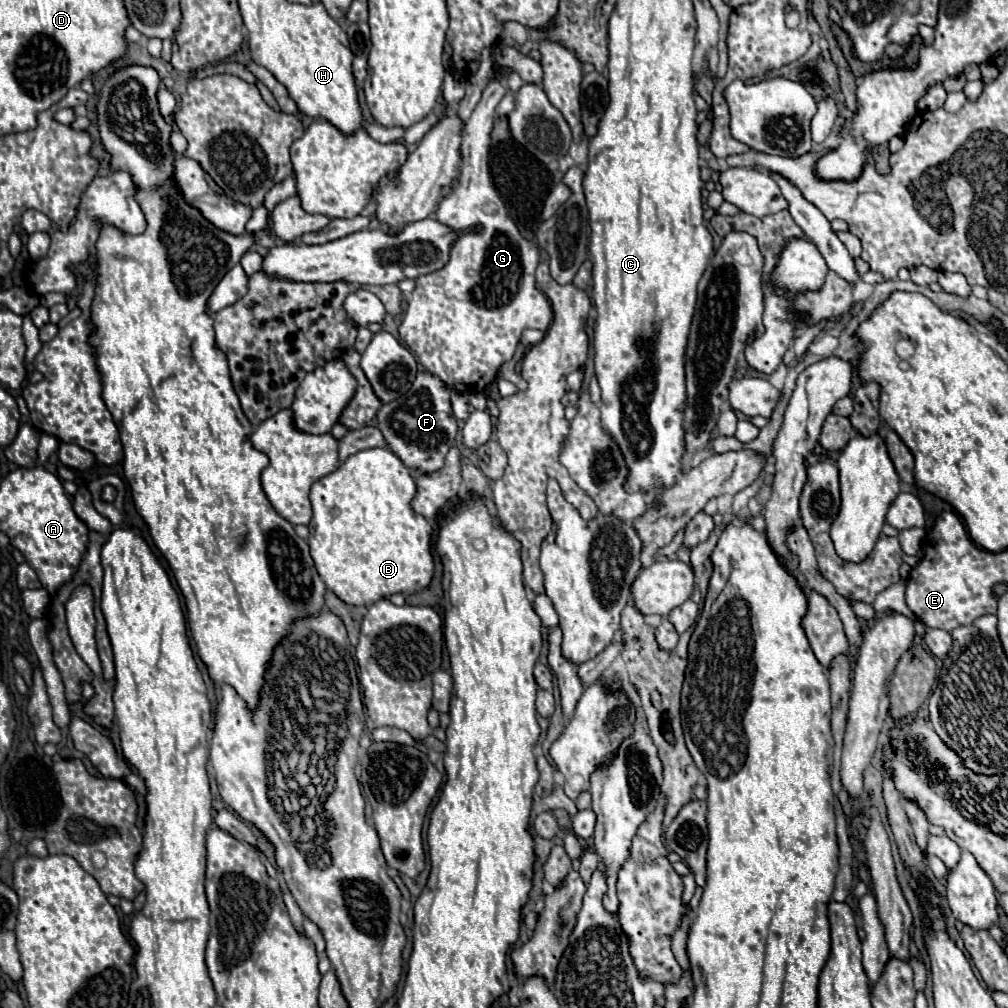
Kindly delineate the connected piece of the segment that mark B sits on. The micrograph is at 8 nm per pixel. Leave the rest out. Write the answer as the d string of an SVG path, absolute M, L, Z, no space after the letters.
M368 448L352 454L340 468L310 488L310 502L314 516L308 524L308 545L316 568L324 584L346 604L370 606L376 600L390 598L396 592L414 594L424 590L434 574L434 560L430 552L432 526L410 506L416 494L416 482L400 458L386 448Z

